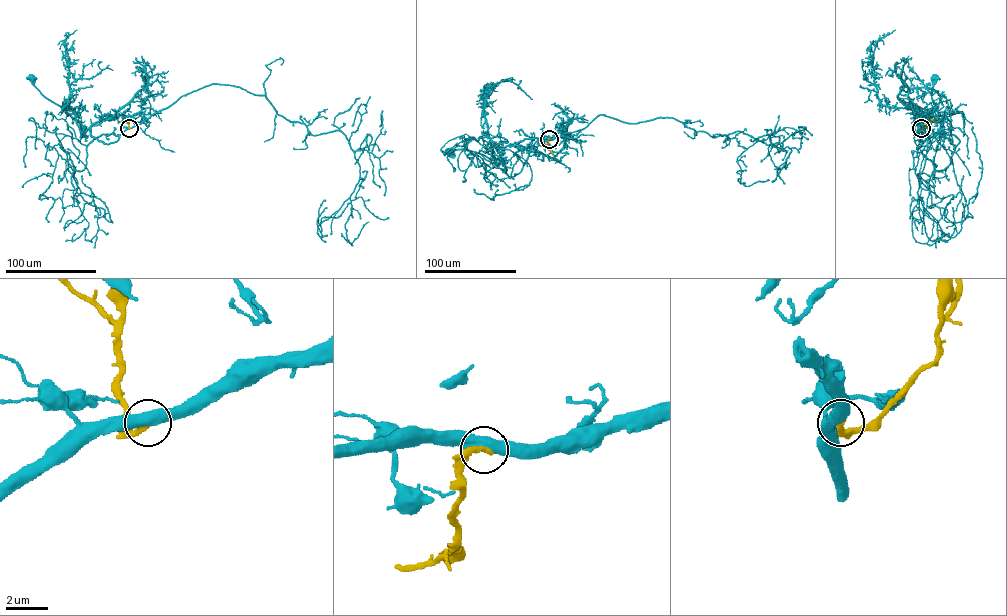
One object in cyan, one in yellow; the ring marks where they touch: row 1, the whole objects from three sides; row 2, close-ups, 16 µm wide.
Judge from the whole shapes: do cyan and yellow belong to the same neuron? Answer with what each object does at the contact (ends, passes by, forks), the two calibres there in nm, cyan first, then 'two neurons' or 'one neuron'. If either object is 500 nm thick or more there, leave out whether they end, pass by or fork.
550/300 nm | two neurons

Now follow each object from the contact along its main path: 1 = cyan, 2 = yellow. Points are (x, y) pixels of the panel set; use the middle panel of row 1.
1: (549, 139), (525, 139), (511, 146), (499, 146), (500, 156), (491, 159), (463, 149), (450, 151)
2: (549, 139), (544, 146), (553, 155)

